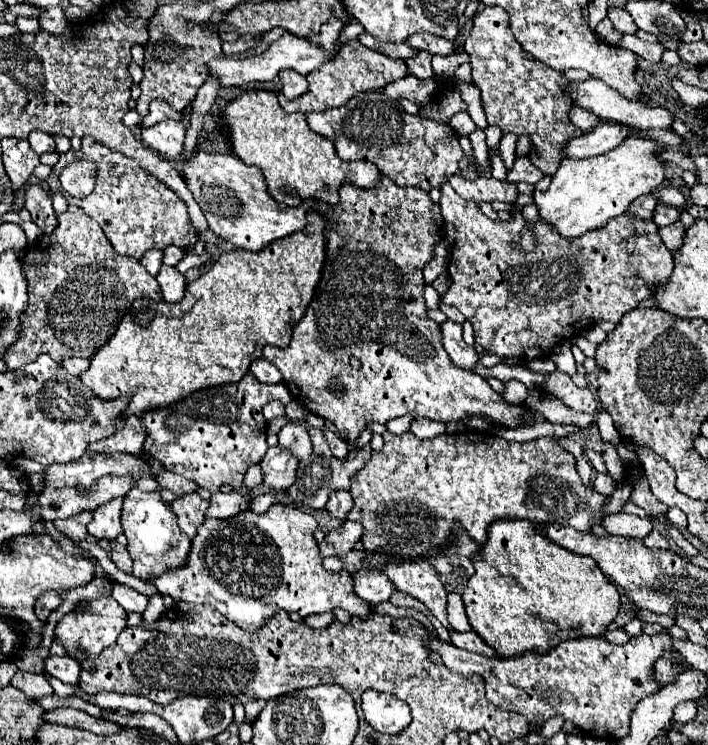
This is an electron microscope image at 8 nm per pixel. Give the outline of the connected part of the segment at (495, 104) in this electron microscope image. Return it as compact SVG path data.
M486 6L476 14L470 36L464 42L464 50L470 54L472 78L482 92L482 108L488 124L498 126L504 134L512 132L516 136L528 136L534 148L534 152L530 152L530 162L552 176L560 166L568 140L582 136L584 132L568 118L574 100L564 94L564 90L570 80L562 72L556 72L526 54L508 28L506 10L498 6Z

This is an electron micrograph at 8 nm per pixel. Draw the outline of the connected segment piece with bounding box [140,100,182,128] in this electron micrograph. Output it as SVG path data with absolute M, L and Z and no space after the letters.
M152 100L152 102L150 102L150 112L148 112L148 116L144 118L144 122L142 122L140 128L152 126L152 124L162 122L162 120L166 120L166 118L180 120L180 118L182 118L182 112L176 112L166 100Z

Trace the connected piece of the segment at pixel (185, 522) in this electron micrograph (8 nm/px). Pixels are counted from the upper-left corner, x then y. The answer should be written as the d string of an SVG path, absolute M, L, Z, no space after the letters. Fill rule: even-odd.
M196 492L194 494L184 494L182 498L178 498L174 504L174 514L178 516L178 524L182 526L182 530L188 534L188 538L194 538L196 528L204 522L204 514L208 508L208 500L200 498Z

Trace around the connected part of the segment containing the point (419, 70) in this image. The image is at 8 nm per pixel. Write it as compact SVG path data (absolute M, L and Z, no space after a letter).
M418 52L418 56L414 56L412 60L406 60L406 66L408 66L408 70L410 70L412 76L430 78L430 76L434 76L430 60L432 60L432 56L428 52Z

